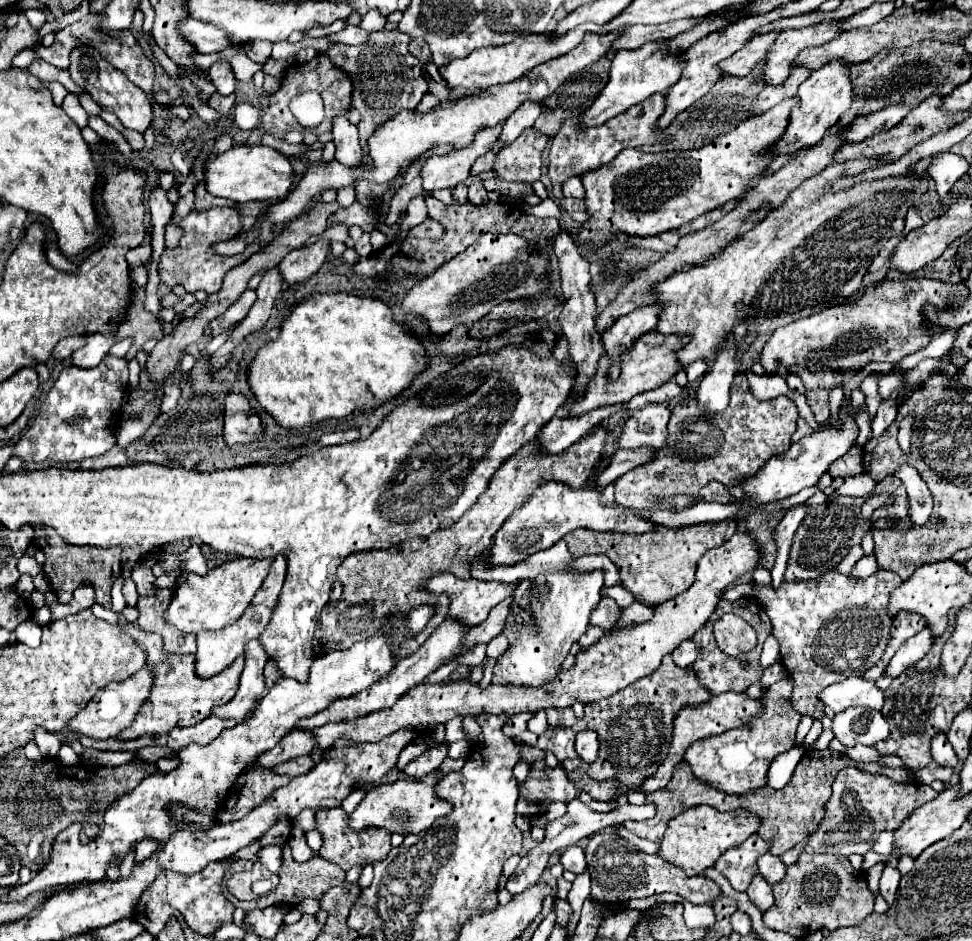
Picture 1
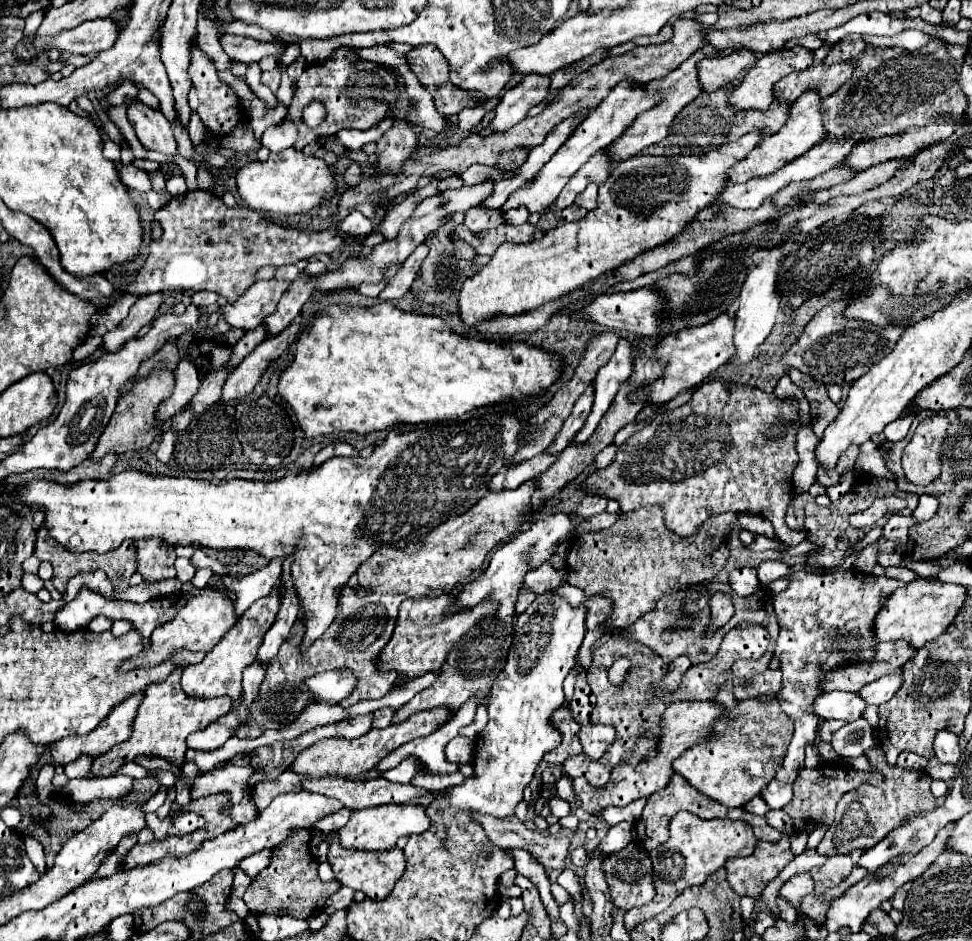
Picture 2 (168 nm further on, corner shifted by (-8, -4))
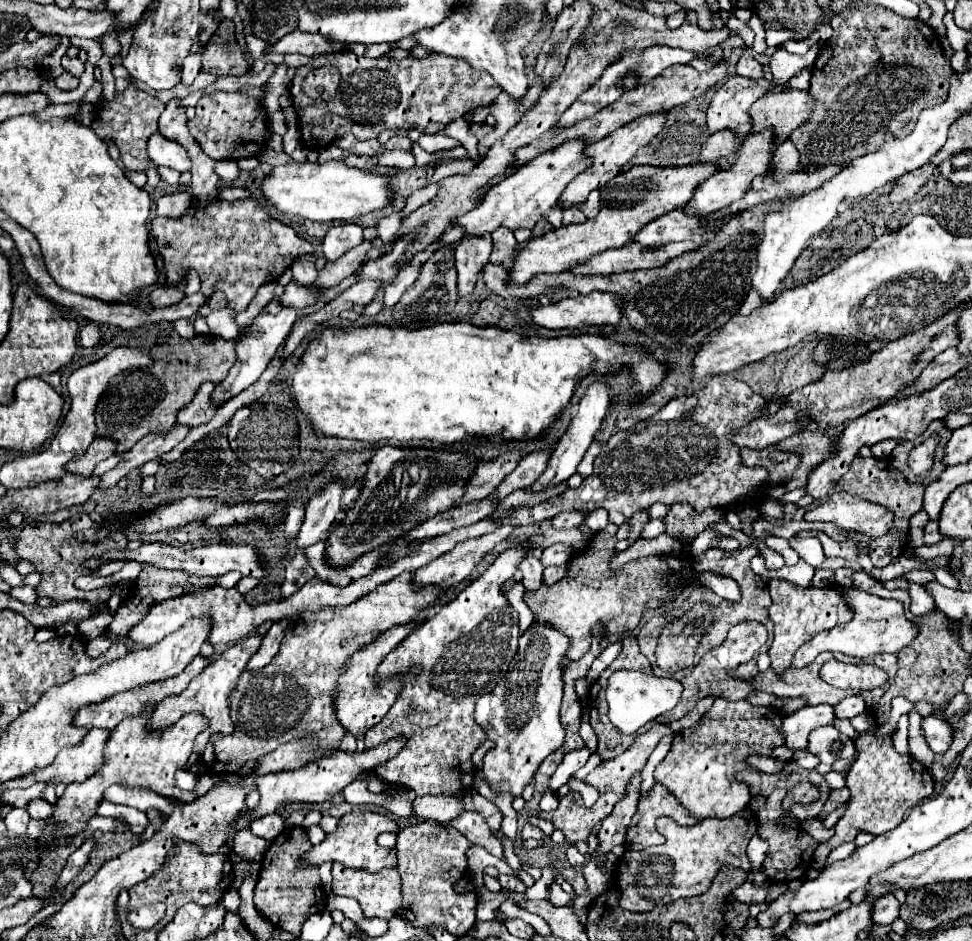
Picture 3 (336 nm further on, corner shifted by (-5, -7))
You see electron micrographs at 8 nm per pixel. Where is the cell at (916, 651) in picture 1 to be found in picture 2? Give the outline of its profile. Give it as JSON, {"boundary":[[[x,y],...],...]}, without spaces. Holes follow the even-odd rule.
{"boundary":[[[892,672],[892,676],[882,676],[880,680],[864,686],[858,694],[868,704],[884,704],[896,694],[896,690],[900,690],[900,672]]]}

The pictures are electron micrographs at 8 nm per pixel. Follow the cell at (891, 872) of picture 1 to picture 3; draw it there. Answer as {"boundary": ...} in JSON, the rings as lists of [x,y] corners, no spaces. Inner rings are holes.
{"boundary":[[[885,893],[873,903],[873,923],[891,925],[899,917],[899,903],[893,893]]]}

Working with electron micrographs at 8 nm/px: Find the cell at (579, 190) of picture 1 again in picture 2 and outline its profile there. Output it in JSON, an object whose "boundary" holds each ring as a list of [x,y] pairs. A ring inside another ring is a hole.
{"boundary":[[[588,184],[586,190],[576,196],[576,204],[586,210],[594,210],[596,208],[596,190],[598,190],[596,184]]]}

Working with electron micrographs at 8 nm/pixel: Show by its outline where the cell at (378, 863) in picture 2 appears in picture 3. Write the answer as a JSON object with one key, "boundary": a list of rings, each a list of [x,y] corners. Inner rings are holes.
{"boundary":[[[333,863],[333,885],[331,885],[335,895],[343,895],[343,897],[351,897],[355,899],[365,917],[379,917],[389,921],[393,915],[397,915],[397,909],[401,907],[401,877],[397,873],[397,869],[383,869],[381,873],[373,875],[367,871],[355,871],[355,869],[347,869],[341,863]]]}

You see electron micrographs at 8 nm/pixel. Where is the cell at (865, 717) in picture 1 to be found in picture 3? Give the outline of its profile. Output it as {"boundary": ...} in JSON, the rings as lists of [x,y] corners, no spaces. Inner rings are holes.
{"boundary":[[[829,725],[829,727],[819,727],[819,729],[811,731],[807,751],[817,755],[823,763],[833,765],[839,759],[853,757],[855,743],[853,743],[853,739],[841,735],[833,725]]]}

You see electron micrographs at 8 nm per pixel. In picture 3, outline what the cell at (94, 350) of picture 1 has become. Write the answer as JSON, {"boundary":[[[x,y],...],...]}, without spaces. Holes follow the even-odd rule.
{"boundary":[[[157,287],[151,293],[151,305],[153,307],[167,307],[167,305],[181,301],[183,297],[185,297],[185,291],[179,287]]]}

